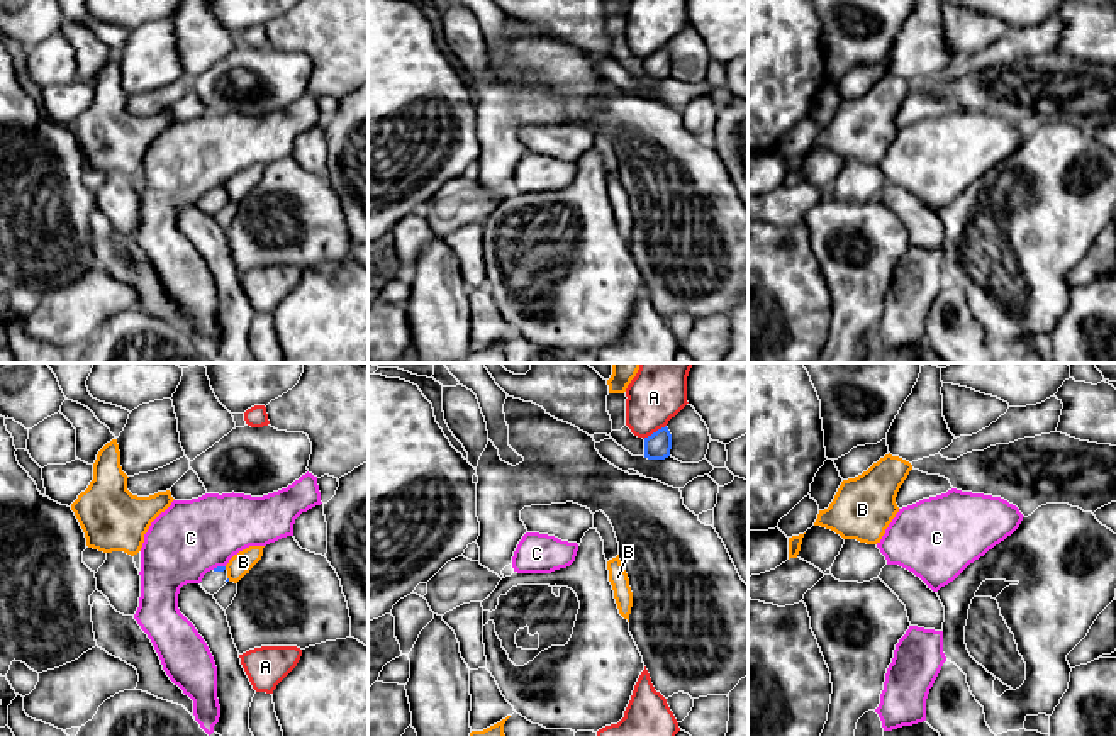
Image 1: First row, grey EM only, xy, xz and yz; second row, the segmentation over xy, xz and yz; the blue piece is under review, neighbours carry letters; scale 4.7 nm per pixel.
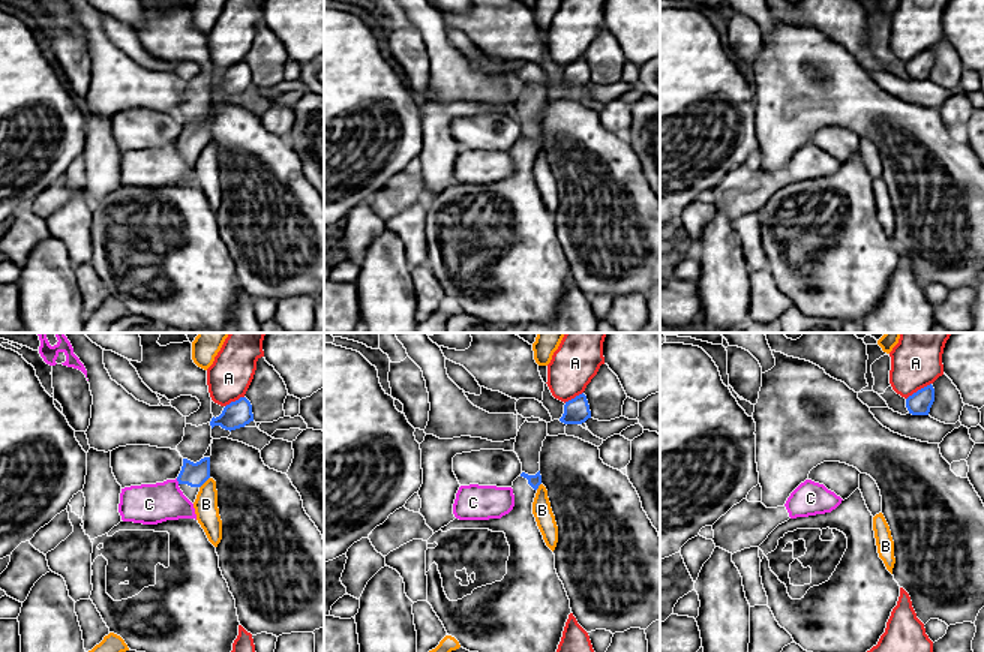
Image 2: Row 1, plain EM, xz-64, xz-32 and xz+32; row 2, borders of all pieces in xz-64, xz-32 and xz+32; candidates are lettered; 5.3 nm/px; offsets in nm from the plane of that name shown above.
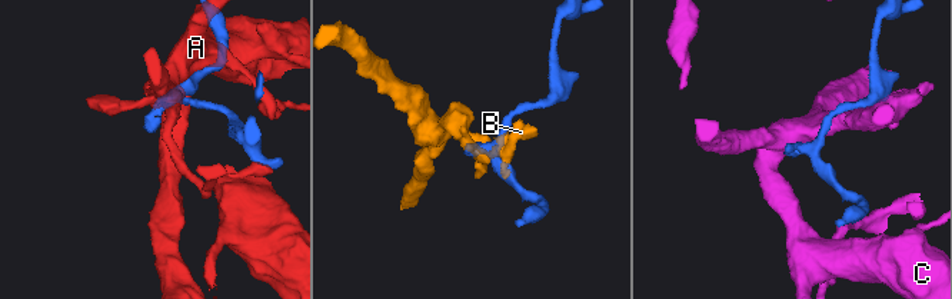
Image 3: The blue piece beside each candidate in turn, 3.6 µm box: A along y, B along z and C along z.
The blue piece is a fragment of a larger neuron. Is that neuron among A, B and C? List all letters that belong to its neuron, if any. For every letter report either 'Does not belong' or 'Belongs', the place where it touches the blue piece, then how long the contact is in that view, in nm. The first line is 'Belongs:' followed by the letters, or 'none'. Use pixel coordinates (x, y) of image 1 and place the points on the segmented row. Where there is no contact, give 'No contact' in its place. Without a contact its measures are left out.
Belongs: none
A: Does not belong. Touches blue at xz (653, 433). Shared border 130 nm
B: Does not belong. No contact
C: Does not belong. Touches blue at xy (217, 567). Shared border 70 nm

